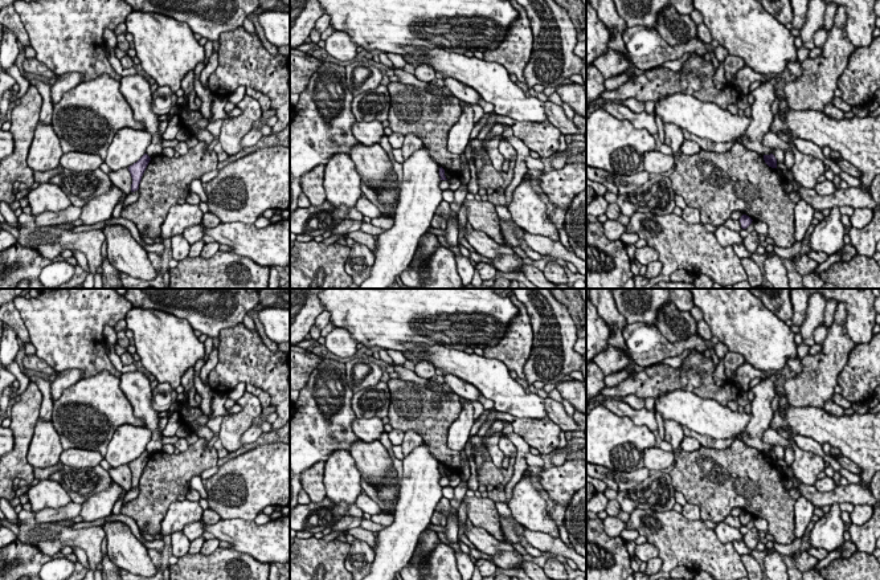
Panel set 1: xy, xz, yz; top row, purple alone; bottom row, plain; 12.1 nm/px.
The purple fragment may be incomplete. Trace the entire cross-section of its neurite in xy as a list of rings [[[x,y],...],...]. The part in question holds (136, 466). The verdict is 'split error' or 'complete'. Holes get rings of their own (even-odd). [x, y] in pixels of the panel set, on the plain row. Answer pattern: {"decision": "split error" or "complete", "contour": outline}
{"decision": "complete", "contour": [[[144,450],[136,459],[128,463],[128,467],[132,474],[132,481],[131,481],[131,489],[135,489],[139,486],[139,481],[142,477],[142,473],[150,459],[151,454]]]}

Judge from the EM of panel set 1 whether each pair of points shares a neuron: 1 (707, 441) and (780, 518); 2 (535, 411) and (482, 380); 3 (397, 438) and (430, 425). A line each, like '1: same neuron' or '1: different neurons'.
1: different neurons
2: same neuron
3: different neurons

